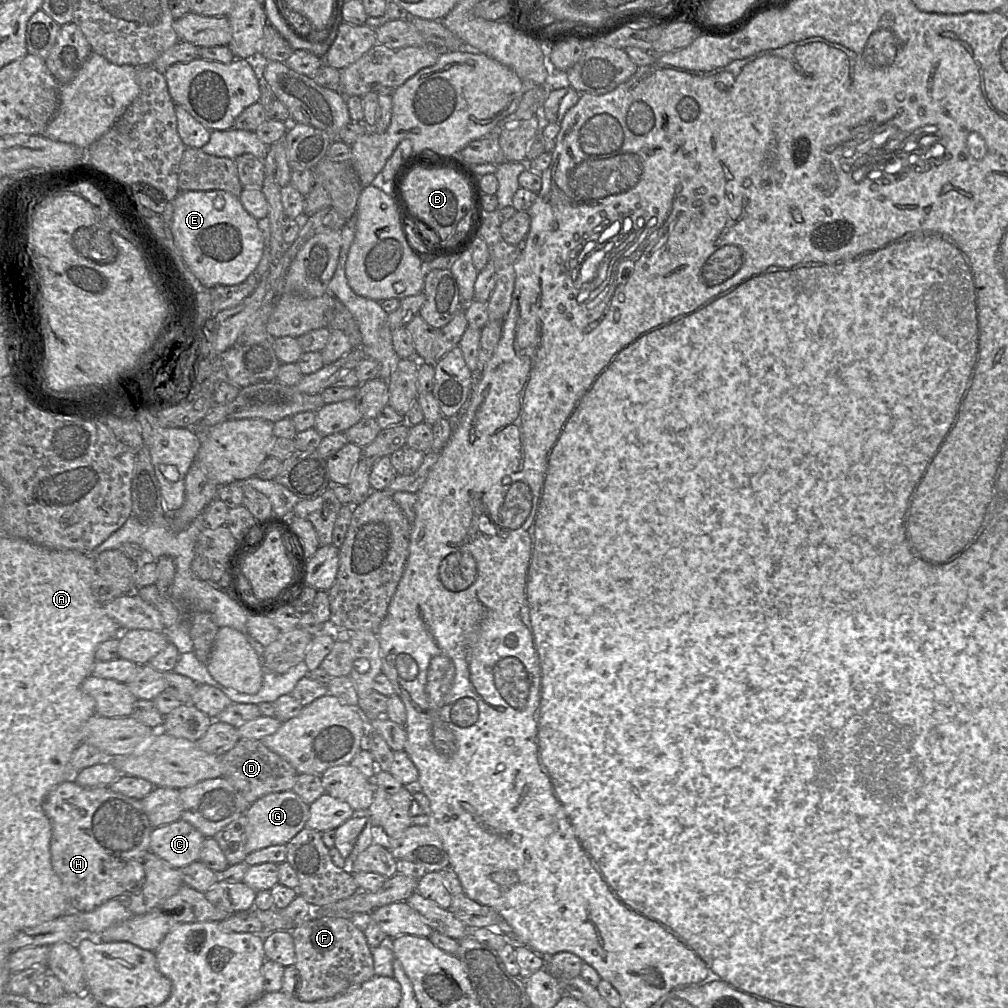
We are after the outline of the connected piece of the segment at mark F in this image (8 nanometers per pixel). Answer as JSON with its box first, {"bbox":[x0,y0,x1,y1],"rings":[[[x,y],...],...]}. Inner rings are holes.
{"bbox":[291,916,375,1002],"rings":[[[312,916],[291,931],[295,948],[295,964],[300,975],[297,999],[317,1002],[333,999],[354,990],[375,977],[371,949],[361,924],[334,916]]]}

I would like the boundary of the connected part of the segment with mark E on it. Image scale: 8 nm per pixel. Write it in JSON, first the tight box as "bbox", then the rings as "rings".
{"bbox":[172,190,264,288],"rings":[[[224,190],[180,191],[172,201],[172,234],[186,267],[206,288],[217,285],[234,286],[254,273],[264,252],[264,238],[258,220],[249,214],[238,197]]]}

